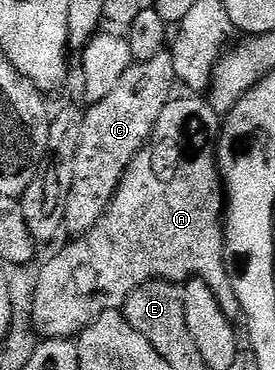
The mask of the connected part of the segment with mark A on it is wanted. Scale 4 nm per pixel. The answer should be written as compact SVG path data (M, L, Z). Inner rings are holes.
M172 98L171 102L165 105L165 109L161 109L161 117L157 117L157 125L153 129L151 140L139 150L137 157L133 157L131 168L126 171L123 179L119 182L117 193L111 199L110 205L107 206L107 212L101 217L101 221L97 221L97 225L93 225L93 229L89 229L84 235L72 238L70 240L71 244L68 247L61 248L47 264L43 263L40 266L40 280L37 284L37 293L33 300L32 325L44 340L71 339L78 336L79 332L84 331L94 319L101 317L101 313L122 309L129 297L129 293L133 293L141 285L156 281L166 281L176 285L182 285L188 279L205 281L205 285L209 285L209 289L213 289L213 297L217 297L221 309L225 309L228 317L232 321L240 318L239 302L237 301L237 293L233 289L229 260L227 258L225 188L223 177L219 174L219 153L217 148L219 145L219 132L221 130L221 116L212 109L210 102L206 98L187 98L191 99Z

